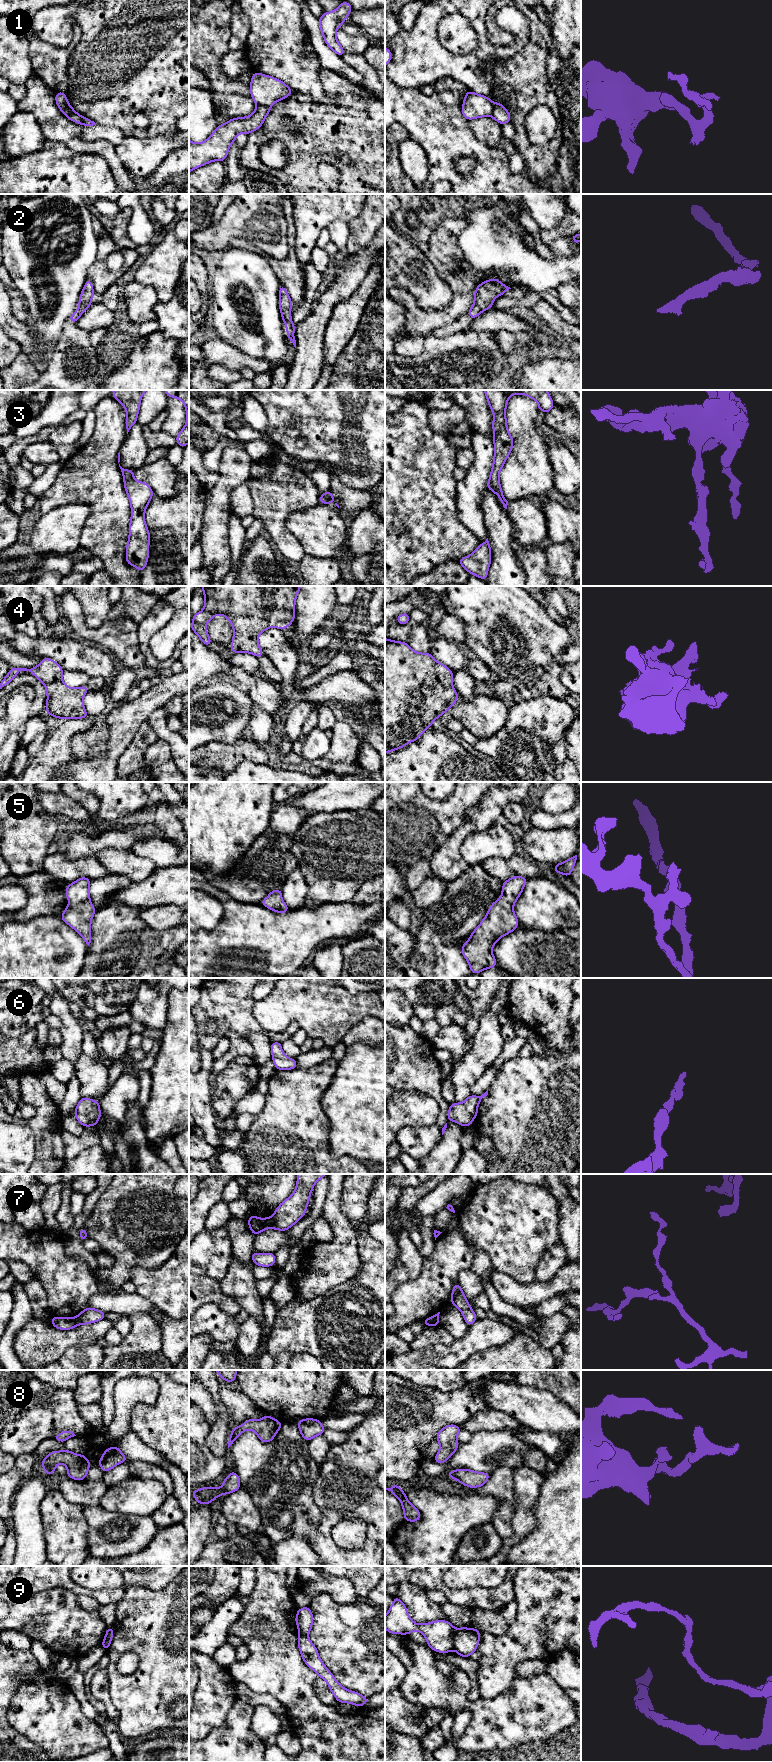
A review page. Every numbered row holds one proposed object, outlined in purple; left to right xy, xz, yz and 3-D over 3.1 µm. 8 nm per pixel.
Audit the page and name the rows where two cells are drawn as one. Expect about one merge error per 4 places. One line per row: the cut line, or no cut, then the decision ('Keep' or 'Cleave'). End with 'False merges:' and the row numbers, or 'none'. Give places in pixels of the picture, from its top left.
1: Split along xz (257, 105), (267, 105), (269, 107). Cleave
2: No split. Keep
3: No split. Keep
4: No split. Keep
5: No split. Keep
6: No split. Keep
7: Split along xz (271, 1217), (272, 1227). Cleave
8: No split. Keep
9: Split along yz (455, 1630), (454, 1646), (452, 1648). Cleave
False merges: 1, 7, 9

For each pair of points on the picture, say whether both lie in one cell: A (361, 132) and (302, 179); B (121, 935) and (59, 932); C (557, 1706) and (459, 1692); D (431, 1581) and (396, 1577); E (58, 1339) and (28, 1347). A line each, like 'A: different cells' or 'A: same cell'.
A: same cell
B: different cells
C: same cell
D: same cell
E: same cell

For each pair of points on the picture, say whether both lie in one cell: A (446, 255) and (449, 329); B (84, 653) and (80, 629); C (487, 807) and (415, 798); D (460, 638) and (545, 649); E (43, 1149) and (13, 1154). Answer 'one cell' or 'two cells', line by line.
A: two cells
B: two cells
C: two cells
D: two cells
E: two cells

